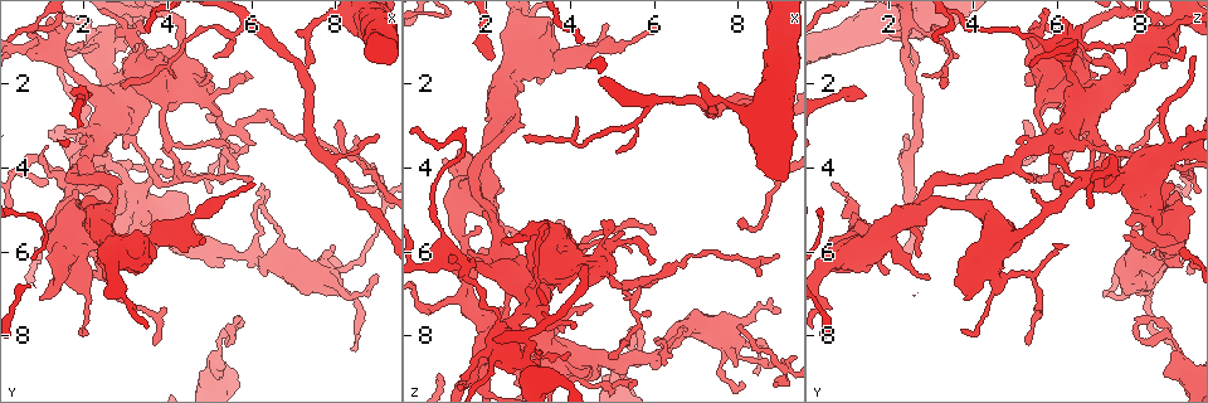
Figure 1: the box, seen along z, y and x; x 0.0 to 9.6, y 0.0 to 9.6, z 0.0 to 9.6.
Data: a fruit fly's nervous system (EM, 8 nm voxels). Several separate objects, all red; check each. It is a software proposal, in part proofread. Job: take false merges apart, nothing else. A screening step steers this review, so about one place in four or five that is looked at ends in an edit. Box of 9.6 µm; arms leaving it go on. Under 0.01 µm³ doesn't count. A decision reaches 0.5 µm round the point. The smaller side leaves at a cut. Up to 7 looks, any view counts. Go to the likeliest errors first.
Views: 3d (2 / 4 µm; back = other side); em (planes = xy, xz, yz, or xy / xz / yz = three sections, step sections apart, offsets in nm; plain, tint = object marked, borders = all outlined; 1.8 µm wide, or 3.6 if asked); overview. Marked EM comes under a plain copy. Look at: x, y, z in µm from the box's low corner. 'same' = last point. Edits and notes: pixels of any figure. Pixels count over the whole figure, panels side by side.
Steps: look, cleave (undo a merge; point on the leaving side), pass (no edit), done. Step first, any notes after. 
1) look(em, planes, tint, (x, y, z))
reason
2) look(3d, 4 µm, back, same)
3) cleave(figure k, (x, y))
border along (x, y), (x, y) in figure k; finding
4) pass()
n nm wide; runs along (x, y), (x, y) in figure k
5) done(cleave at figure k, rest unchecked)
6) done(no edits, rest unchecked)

look(3d, 2 µm, (9.05, 4.45, 8.80))
sharp bend

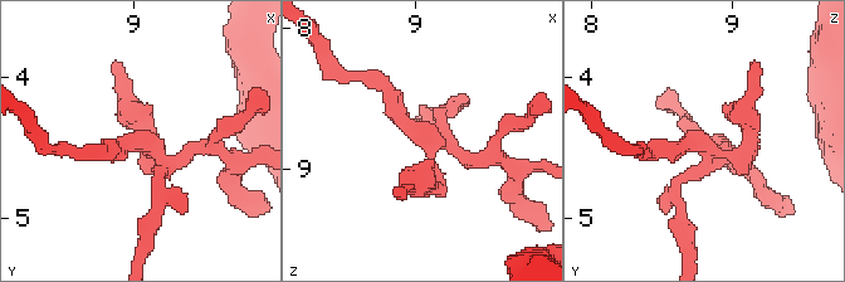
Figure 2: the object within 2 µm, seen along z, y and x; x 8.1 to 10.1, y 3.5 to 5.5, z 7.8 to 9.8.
look(em, planes, borders, (9.06, 4.42, 8.76))

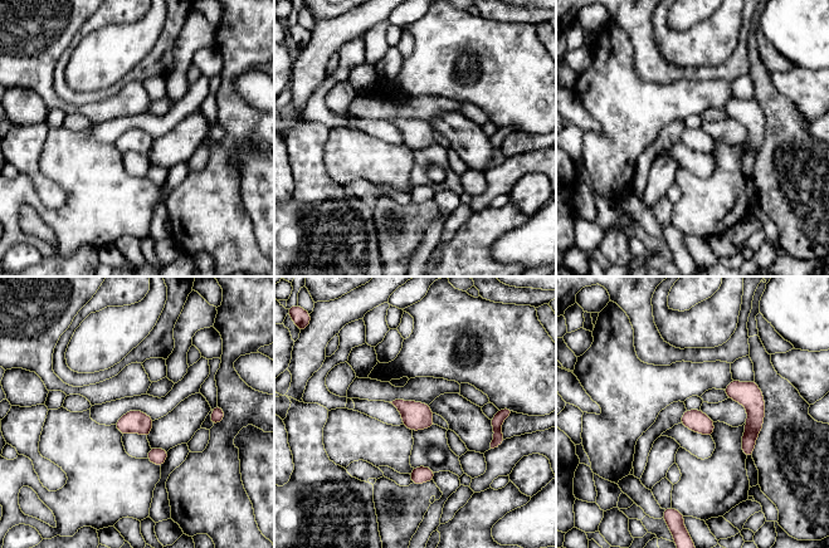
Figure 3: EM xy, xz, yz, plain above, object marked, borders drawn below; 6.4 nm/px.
pass()
140 nm wide; continuous, no second neuron

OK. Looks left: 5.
look(em, 3.6 µm, xy, step 4, tint, (2.30, 5.05, 2.80))
calibre changes

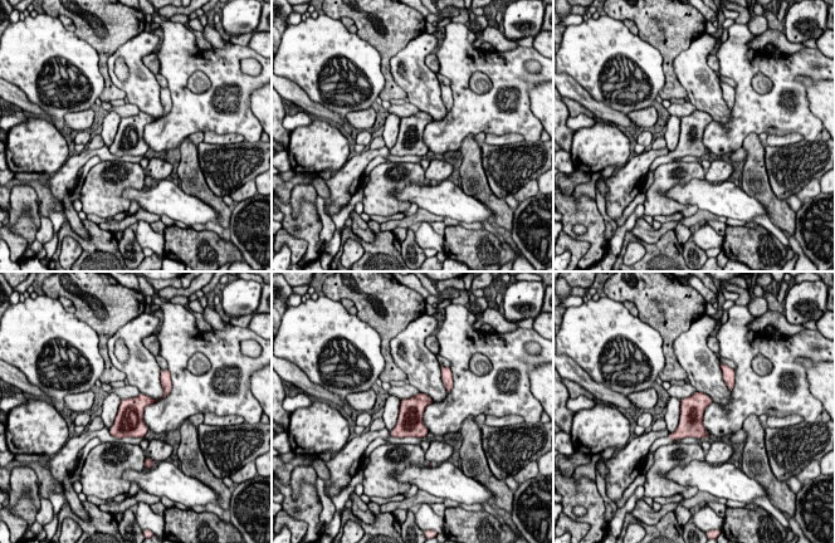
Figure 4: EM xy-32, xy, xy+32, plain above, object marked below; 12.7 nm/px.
look(em, 3.6 µm, planes, borders, same)
another direction

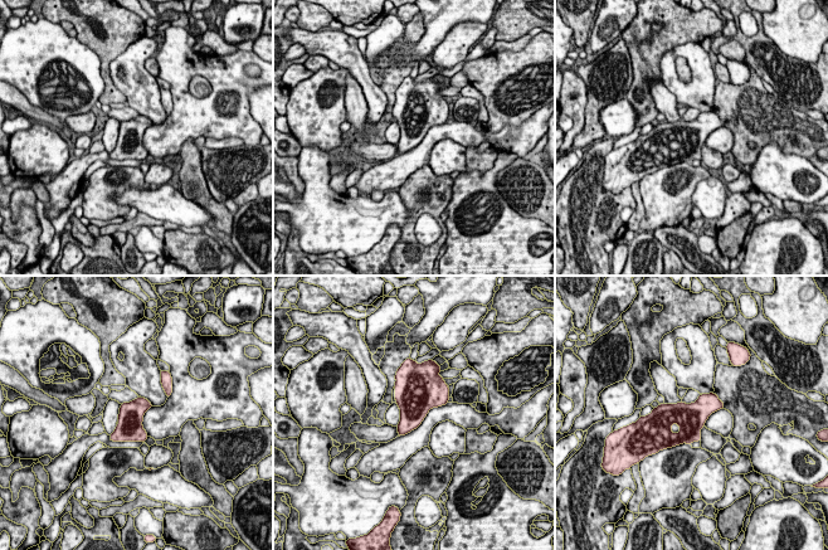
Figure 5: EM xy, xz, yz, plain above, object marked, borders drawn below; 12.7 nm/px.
pass()
all the same neuron

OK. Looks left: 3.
look(3d, 4 µm, (3.75, 1.90, 6.00))
sudden change in width

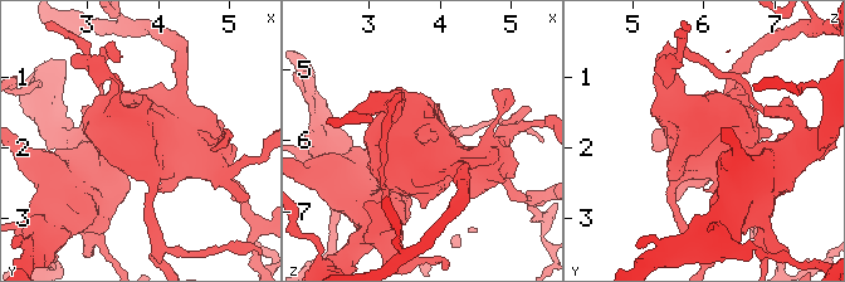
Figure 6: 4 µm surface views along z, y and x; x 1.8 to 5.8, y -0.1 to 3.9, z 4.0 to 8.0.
look(em, 3.6 µm, planes, tint, (3.70, 1.95, 5.95))

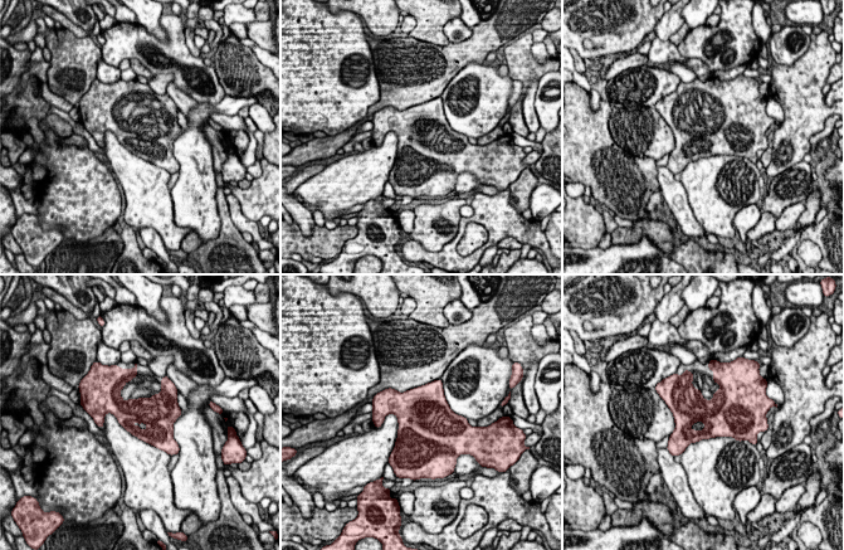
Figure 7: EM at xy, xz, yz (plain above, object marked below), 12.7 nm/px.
pass()
550 nm wide; one neuron here

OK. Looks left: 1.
done(no edits, rest unchecked)

